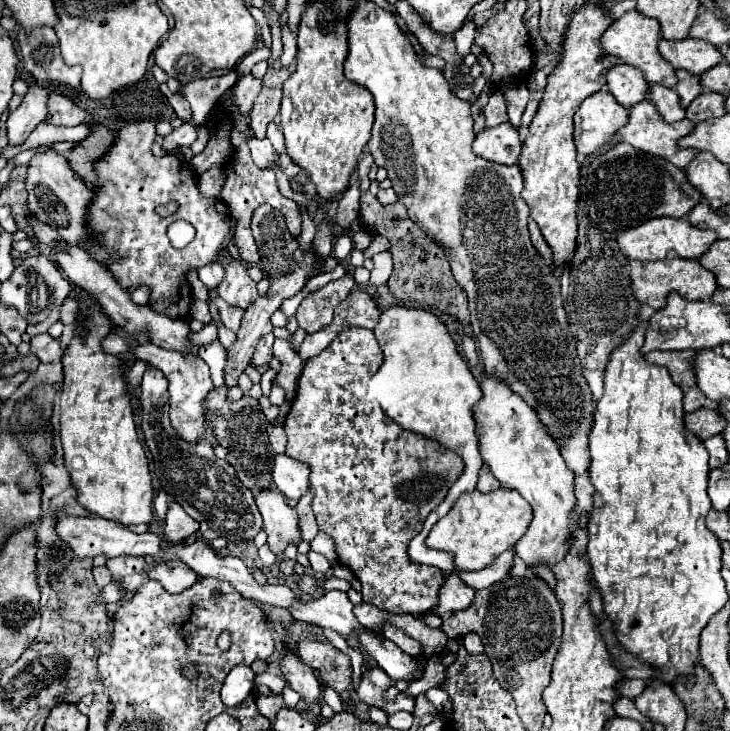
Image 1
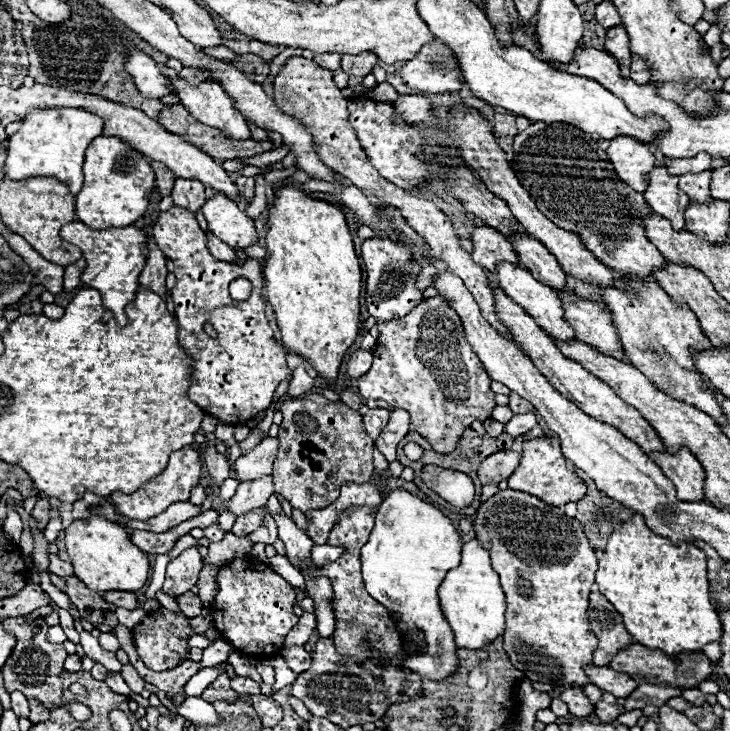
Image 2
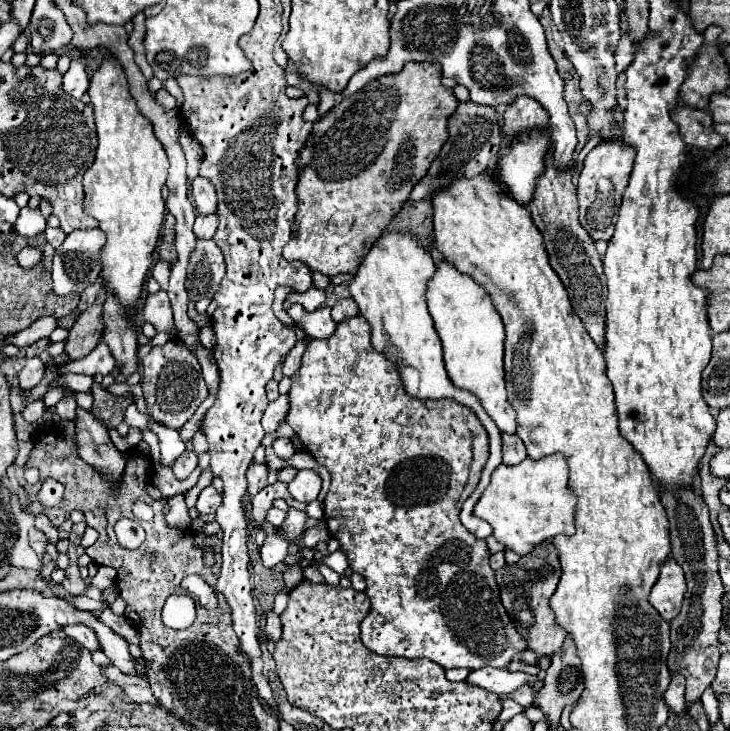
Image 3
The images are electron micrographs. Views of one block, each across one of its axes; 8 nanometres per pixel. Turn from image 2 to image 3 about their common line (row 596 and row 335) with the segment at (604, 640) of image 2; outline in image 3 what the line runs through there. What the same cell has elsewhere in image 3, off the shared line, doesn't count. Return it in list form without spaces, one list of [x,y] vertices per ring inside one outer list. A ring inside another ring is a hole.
[[[552,152],[546,156],[546,172],[538,178],[536,194],[528,204],[532,212],[532,220],[536,228],[544,236],[544,246],[550,254],[550,264],[554,272],[560,276],[562,284],[568,290],[570,302],[580,316],[584,328],[596,342],[600,350],[604,350],[604,334],[606,334],[606,276],[602,272],[602,260],[590,240],[588,232],[578,222],[578,200],[576,186],[572,184],[572,170],[558,172],[552,164]]]

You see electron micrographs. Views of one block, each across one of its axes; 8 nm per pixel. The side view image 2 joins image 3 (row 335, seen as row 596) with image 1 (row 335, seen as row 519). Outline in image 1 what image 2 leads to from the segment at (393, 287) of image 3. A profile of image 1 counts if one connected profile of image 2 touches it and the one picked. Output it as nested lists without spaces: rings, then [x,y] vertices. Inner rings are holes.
[[[392,306],[380,314],[380,322],[374,328],[374,334],[384,352],[384,364],[368,383],[368,390],[371,390],[372,396],[380,402],[382,410],[396,424],[400,424],[402,428],[414,434],[444,444],[446,448],[458,452],[458,456],[464,462],[462,476],[448,490],[444,502],[434,512],[428,514],[422,530],[410,540],[408,546],[408,556],[412,562],[454,570],[452,556],[428,548],[424,540],[430,528],[436,524],[436,520],[448,514],[456,498],[462,492],[472,492],[476,488],[478,470],[484,464],[478,448],[478,432],[474,418],[474,404],[480,402],[482,398],[480,384],[474,380],[468,364],[460,358],[456,344],[450,338],[446,326],[430,312]]]

